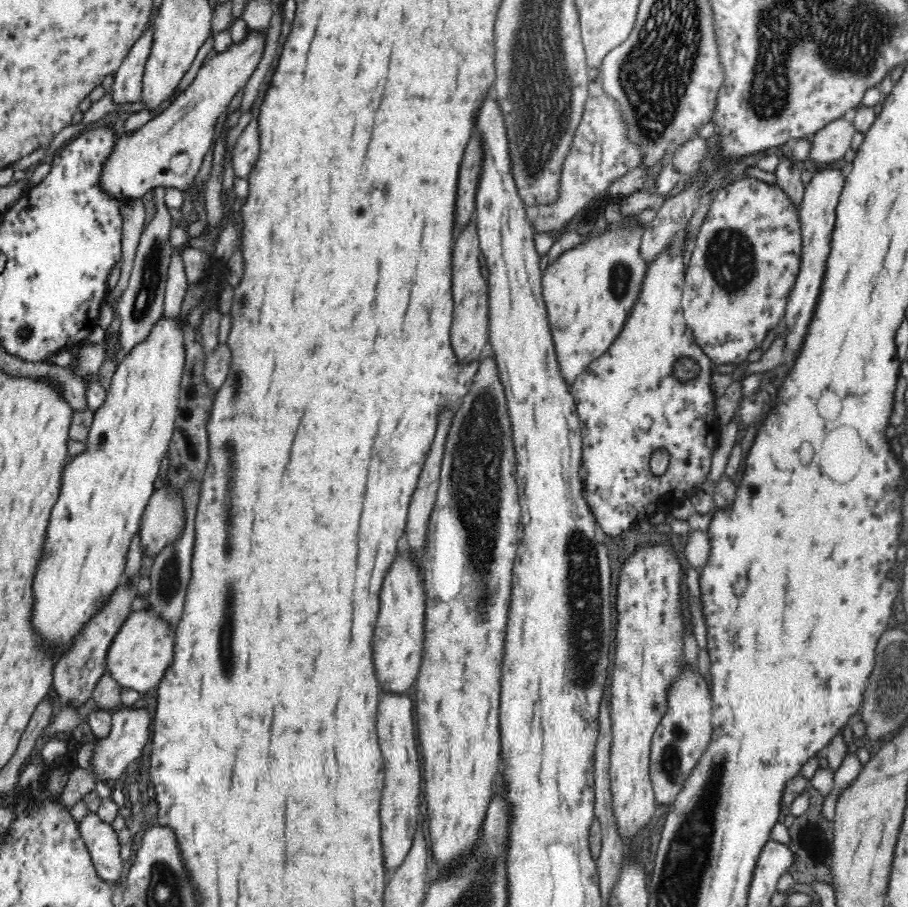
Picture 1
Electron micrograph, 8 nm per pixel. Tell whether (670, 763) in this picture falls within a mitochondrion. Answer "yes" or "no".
yes

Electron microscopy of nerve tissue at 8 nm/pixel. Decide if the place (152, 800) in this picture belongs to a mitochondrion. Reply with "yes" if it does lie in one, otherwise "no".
no

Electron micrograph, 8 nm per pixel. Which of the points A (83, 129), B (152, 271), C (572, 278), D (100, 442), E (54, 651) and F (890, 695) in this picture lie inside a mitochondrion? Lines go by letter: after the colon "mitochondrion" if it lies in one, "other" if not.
A: other
B: mitochondrion
C: other
D: mitochondrion
E: other
F: mitochondrion

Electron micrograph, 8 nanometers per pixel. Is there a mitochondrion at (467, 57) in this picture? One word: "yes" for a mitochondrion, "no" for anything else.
no

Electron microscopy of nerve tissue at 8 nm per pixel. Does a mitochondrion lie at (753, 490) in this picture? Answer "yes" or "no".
no

